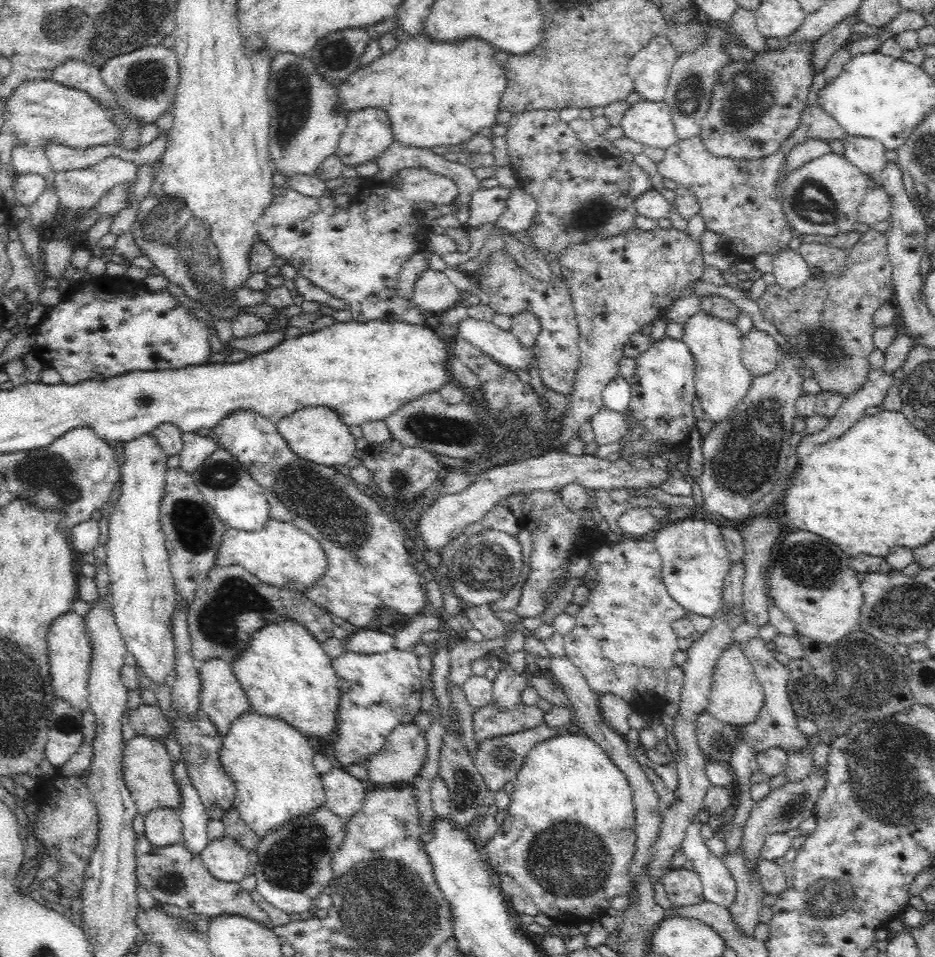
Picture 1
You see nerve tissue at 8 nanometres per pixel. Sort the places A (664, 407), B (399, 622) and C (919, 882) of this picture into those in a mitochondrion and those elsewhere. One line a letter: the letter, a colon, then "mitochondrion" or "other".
A: other
B: other
C: other

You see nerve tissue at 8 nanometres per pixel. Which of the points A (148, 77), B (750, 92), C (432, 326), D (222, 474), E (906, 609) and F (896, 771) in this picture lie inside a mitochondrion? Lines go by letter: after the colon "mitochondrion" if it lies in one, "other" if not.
A: mitochondrion
B: mitochondrion
C: other
D: mitochondrion
E: mitochondrion
F: mitochondrion

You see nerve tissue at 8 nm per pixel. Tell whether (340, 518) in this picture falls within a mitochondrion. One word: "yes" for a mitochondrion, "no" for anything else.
yes

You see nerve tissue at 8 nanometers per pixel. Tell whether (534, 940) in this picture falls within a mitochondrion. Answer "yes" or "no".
no

